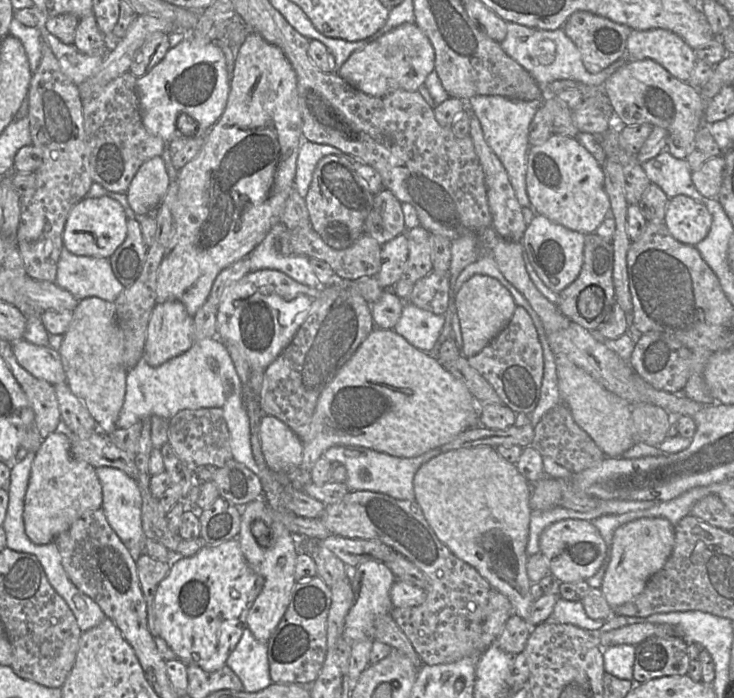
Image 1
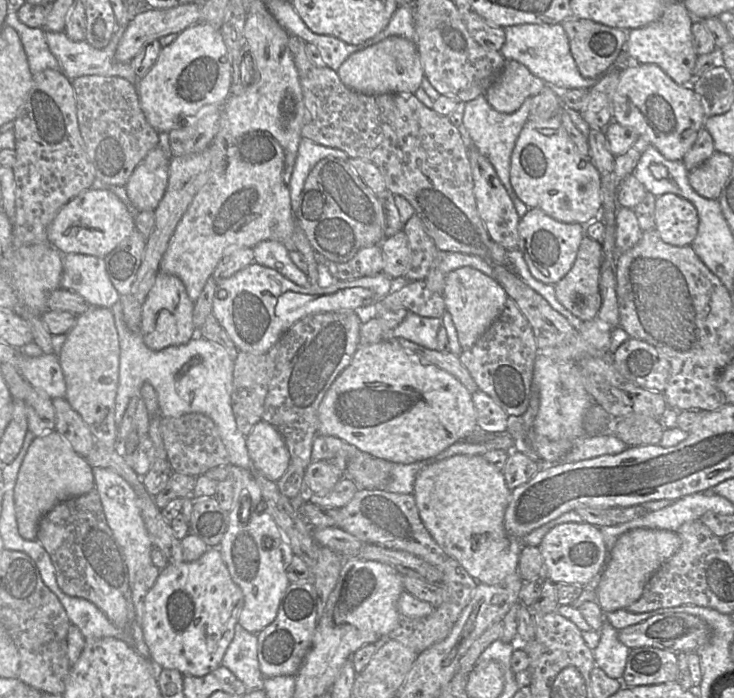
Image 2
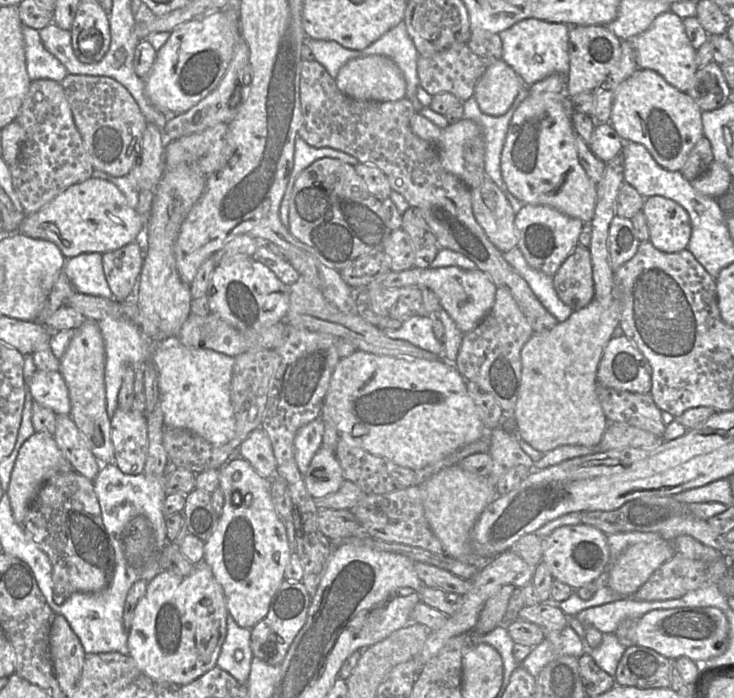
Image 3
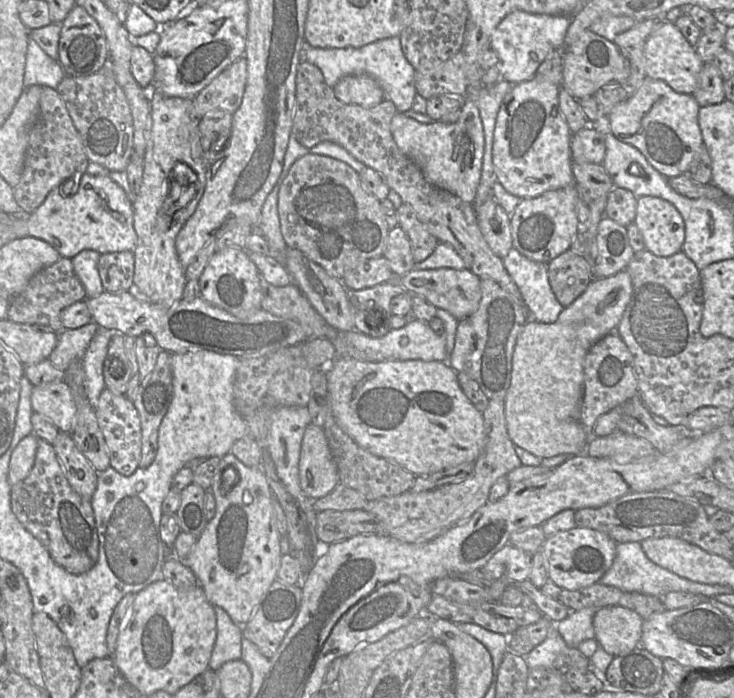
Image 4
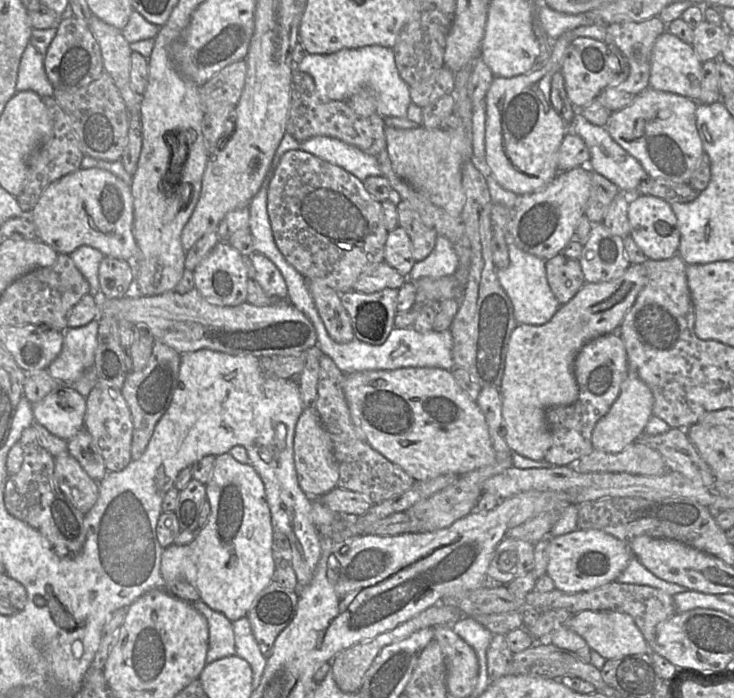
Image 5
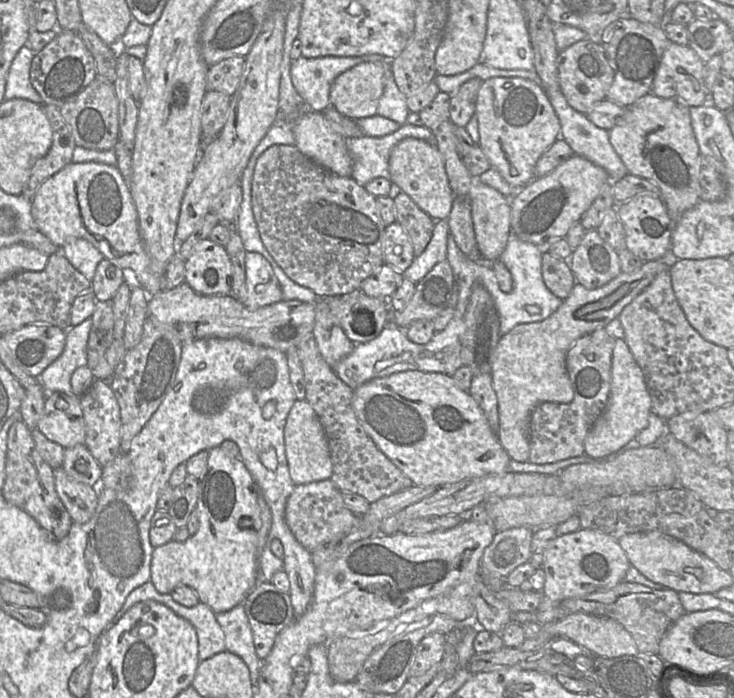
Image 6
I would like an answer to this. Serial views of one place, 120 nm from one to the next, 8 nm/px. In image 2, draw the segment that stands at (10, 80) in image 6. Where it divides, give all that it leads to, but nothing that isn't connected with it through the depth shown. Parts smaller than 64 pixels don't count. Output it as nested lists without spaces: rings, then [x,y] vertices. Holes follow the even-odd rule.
[[[8,12],[5,24],[19,34],[33,76],[45,69],[59,69],[59,63],[46,43],[43,28],[28,27],[19,20],[17,12]]]

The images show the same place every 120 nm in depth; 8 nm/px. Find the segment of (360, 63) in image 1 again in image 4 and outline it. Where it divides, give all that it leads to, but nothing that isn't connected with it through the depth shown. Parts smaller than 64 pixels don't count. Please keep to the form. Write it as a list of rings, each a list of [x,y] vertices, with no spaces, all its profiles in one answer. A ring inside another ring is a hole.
[[[350,75],[341,78],[333,88],[336,98],[348,105],[374,107],[385,100],[381,86],[367,75]]]

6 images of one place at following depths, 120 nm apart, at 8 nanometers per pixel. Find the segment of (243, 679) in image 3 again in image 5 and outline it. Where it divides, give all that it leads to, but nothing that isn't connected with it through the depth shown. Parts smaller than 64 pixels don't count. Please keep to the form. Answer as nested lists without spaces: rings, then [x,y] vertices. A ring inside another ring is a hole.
[[[202,600],[192,602],[192,604],[208,623],[209,647],[206,663],[236,655],[233,623],[224,614],[213,610]]]

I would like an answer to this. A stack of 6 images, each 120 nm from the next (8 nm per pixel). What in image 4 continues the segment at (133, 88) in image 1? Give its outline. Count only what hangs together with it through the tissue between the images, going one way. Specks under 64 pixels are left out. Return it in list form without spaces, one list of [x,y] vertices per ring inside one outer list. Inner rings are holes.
[[[100,73],[65,75],[56,90],[81,137],[88,159],[110,171],[125,171],[133,155],[133,119],[126,95],[114,77]]]

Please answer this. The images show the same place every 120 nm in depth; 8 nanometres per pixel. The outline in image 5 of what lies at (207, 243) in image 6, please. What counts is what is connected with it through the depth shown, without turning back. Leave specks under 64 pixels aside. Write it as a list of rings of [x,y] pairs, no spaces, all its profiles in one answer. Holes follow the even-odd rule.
[[[218,242],[192,271],[195,288],[209,302],[236,306],[246,302],[248,273],[244,256],[227,242]]]

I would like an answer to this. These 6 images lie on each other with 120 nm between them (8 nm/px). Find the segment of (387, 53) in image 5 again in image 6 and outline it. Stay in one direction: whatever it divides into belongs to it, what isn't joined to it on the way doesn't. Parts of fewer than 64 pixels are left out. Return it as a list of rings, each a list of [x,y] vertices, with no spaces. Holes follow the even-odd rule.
[[[380,55],[319,58],[301,56],[291,62],[292,84],[308,109],[322,112],[330,106],[329,95],[334,80],[353,66],[372,61],[387,62],[388,59]],[[389,63],[386,68],[386,78],[383,94],[379,100],[377,114],[397,122],[399,125],[407,123],[409,115],[407,97],[399,90]]]

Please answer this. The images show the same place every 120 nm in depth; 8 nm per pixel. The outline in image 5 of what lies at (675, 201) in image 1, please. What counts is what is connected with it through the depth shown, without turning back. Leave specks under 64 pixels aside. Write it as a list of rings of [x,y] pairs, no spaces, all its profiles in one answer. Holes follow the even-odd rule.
[[[632,195],[628,207],[629,235],[651,260],[675,256],[680,244],[680,231],[675,213],[665,200],[652,195]]]

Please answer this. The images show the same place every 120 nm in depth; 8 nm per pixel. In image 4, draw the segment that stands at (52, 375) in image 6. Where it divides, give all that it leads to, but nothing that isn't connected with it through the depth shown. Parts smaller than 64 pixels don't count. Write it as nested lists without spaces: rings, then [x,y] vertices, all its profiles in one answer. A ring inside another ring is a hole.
[[[93,320],[76,329],[63,329],[49,356],[50,362],[57,369],[66,371],[73,361],[82,360],[97,329],[98,325]]]

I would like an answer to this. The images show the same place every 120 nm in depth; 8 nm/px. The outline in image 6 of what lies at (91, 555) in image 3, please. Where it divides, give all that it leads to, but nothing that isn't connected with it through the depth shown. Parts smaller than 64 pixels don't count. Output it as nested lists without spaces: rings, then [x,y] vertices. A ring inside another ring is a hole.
[[[23,421],[15,422],[9,429],[5,474],[4,498],[32,516],[56,540],[66,537],[73,521],[56,491],[54,470],[38,453],[32,432]]]

